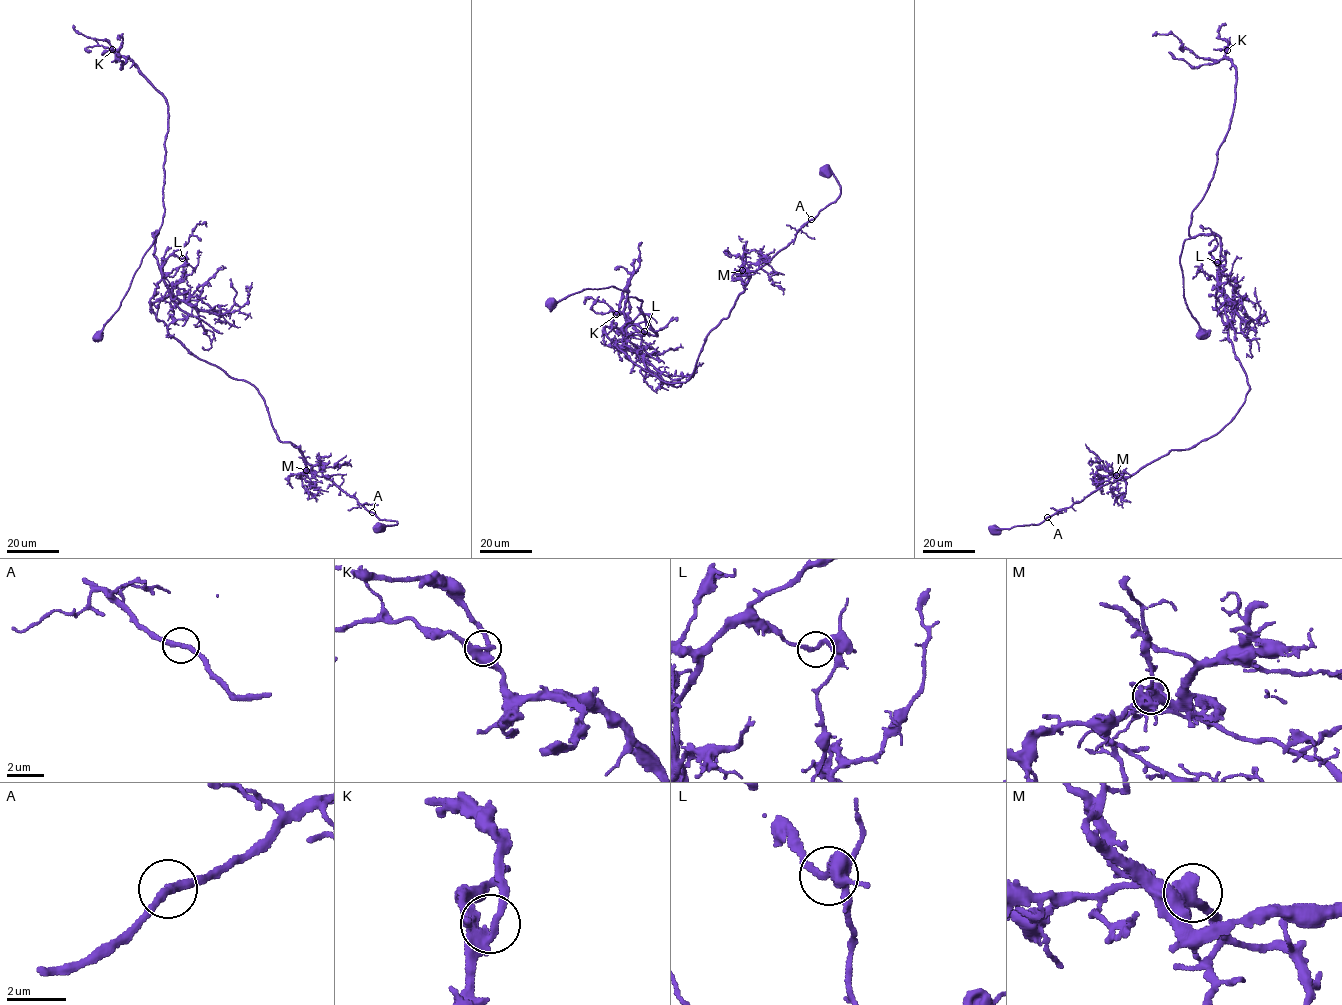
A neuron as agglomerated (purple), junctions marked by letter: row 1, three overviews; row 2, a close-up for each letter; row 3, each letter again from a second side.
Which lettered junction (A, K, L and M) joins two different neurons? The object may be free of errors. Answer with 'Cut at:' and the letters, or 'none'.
Cut at: L

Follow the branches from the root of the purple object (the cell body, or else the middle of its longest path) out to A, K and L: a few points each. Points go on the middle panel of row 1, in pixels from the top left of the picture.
A: (825, 172), (835, 178), (840, 196), (811, 219)
K: (825, 172), (840, 196), (750, 272), (686, 382), (614, 344), (624, 302), (642, 300), (658, 335), (616, 314)
L: (825, 172), (840, 196), (750, 272), (686, 382), (660, 381), (614, 344), (645, 332)

